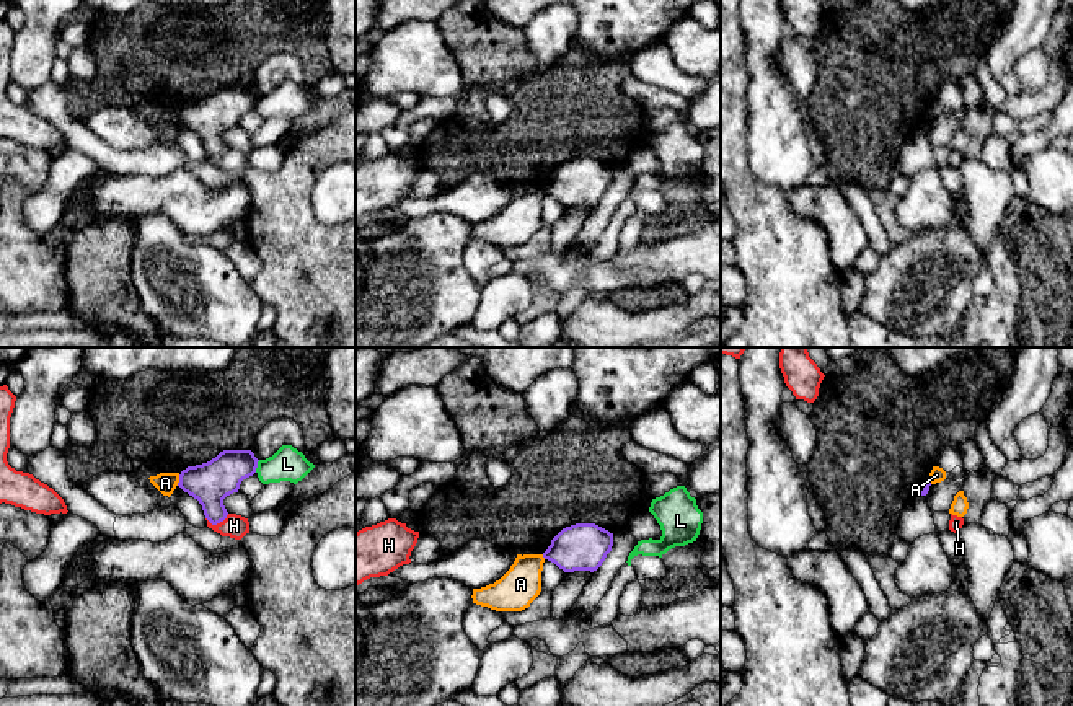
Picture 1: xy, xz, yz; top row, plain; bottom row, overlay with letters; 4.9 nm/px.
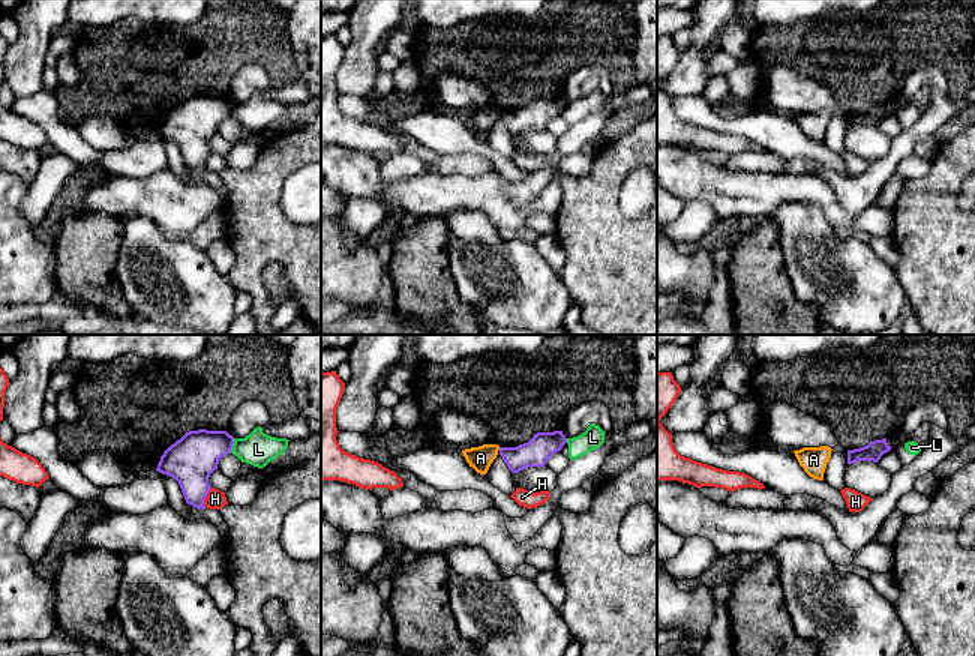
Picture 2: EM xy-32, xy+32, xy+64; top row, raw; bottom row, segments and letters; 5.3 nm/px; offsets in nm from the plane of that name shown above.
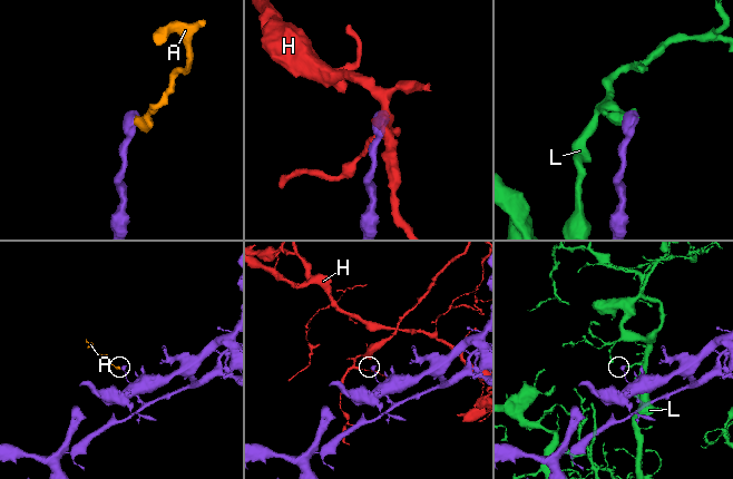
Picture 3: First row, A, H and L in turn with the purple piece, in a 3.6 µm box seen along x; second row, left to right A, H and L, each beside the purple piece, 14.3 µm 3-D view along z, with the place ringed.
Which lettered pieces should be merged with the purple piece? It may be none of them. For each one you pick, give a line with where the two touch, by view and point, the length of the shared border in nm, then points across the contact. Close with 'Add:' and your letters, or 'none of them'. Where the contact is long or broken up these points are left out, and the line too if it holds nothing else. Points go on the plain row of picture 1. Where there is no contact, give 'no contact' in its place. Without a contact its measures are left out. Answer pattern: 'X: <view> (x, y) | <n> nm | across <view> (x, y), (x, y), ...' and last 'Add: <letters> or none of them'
Add: none of them

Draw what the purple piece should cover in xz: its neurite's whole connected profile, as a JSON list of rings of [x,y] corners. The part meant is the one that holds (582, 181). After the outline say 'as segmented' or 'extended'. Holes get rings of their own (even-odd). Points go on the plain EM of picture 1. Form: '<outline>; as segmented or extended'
[[[576,158],[563,163],[543,192],[564,207],[597,205],[613,181],[613,168],[595,158]]]; as segmented

